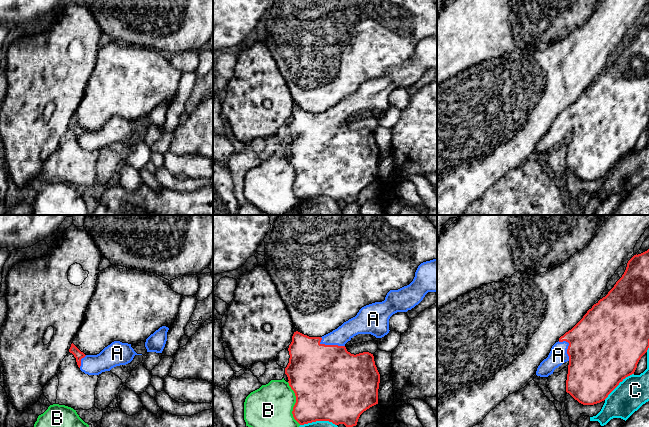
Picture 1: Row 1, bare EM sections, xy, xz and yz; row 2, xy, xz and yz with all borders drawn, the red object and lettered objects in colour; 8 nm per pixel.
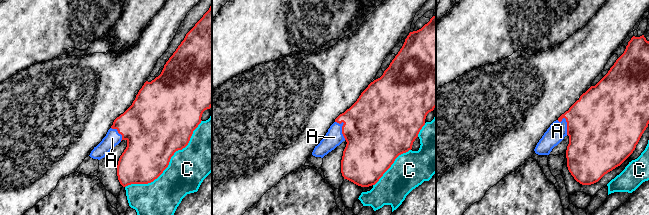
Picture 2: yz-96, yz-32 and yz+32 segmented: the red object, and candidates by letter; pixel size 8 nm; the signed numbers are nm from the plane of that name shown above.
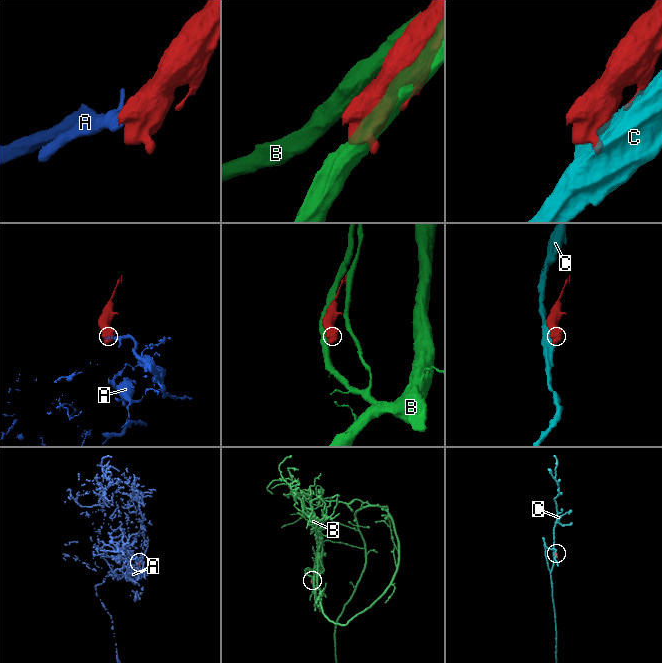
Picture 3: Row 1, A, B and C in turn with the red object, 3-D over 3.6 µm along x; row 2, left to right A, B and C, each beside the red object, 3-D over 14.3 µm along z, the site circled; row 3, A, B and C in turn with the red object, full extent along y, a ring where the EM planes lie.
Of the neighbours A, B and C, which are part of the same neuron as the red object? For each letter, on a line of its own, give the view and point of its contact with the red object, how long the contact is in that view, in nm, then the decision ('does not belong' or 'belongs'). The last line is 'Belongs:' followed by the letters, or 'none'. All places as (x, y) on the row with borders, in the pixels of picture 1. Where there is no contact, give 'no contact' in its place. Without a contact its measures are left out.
A: contact xz (330, 345); length 220 nm; belongs
B: contact xz (295, 403); length 360 nm; does not belong
C: contact xz (318, 420); length 300 nm; does not belong
Belongs: A

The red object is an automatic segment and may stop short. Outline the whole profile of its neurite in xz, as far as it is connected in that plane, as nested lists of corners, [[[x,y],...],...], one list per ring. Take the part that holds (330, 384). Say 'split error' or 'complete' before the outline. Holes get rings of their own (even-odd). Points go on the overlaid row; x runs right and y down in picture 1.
split error | [[[437,258],[421,263],[413,281],[398,290],[390,290],[385,300],[362,307],[357,315],[337,329],[322,336],[309,337],[294,332],[289,345],[289,363],[285,368],[288,383],[296,396],[293,417],[300,424],[329,421],[346,427],[357,425],[360,415],[378,404],[380,374],[369,352],[351,354],[345,344],[358,334],[382,338],[389,333],[389,319],[397,312],[407,312],[418,305],[428,292],[437,292]]]

